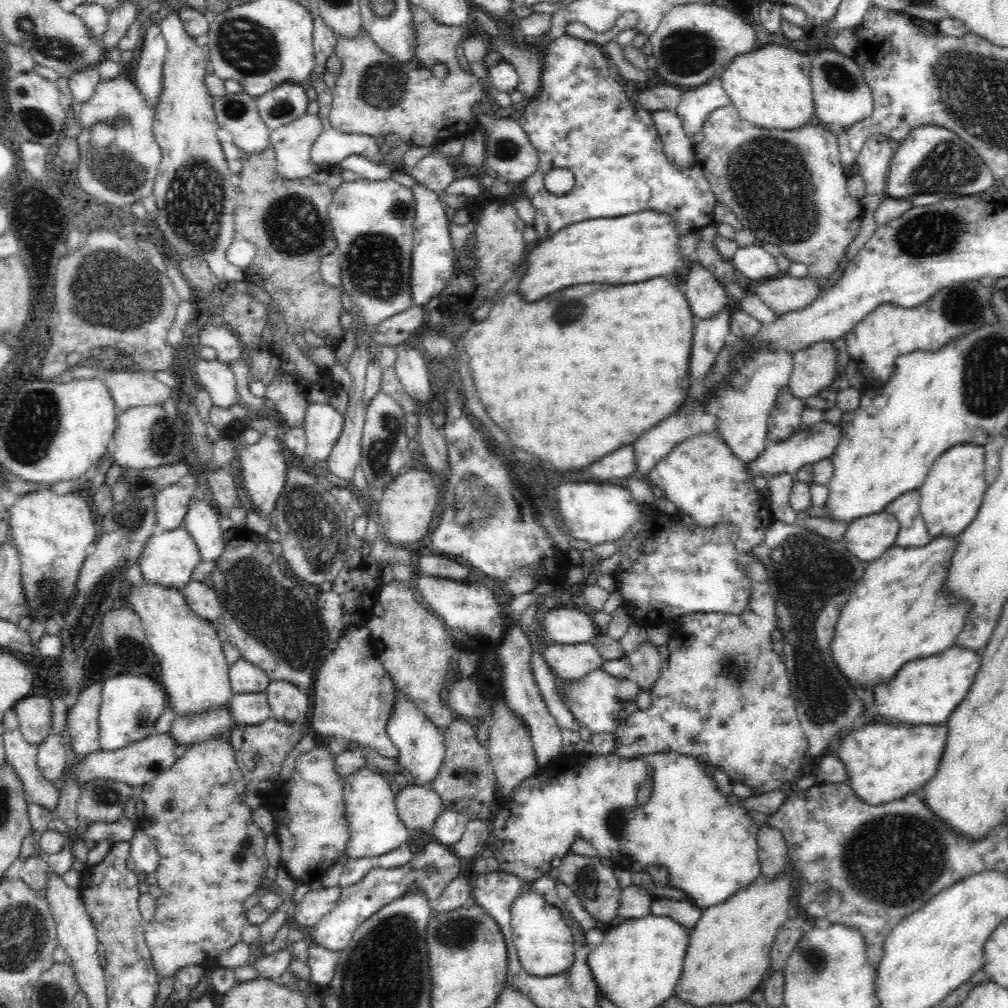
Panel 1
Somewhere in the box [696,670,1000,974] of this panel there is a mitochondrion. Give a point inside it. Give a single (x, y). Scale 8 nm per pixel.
(890, 888)

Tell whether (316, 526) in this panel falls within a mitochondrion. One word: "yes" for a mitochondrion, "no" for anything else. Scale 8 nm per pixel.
yes

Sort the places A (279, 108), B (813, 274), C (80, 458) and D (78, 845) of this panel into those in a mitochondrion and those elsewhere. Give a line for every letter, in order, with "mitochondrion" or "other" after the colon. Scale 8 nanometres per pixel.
A: mitochondrion
B: other
C: other
D: other

